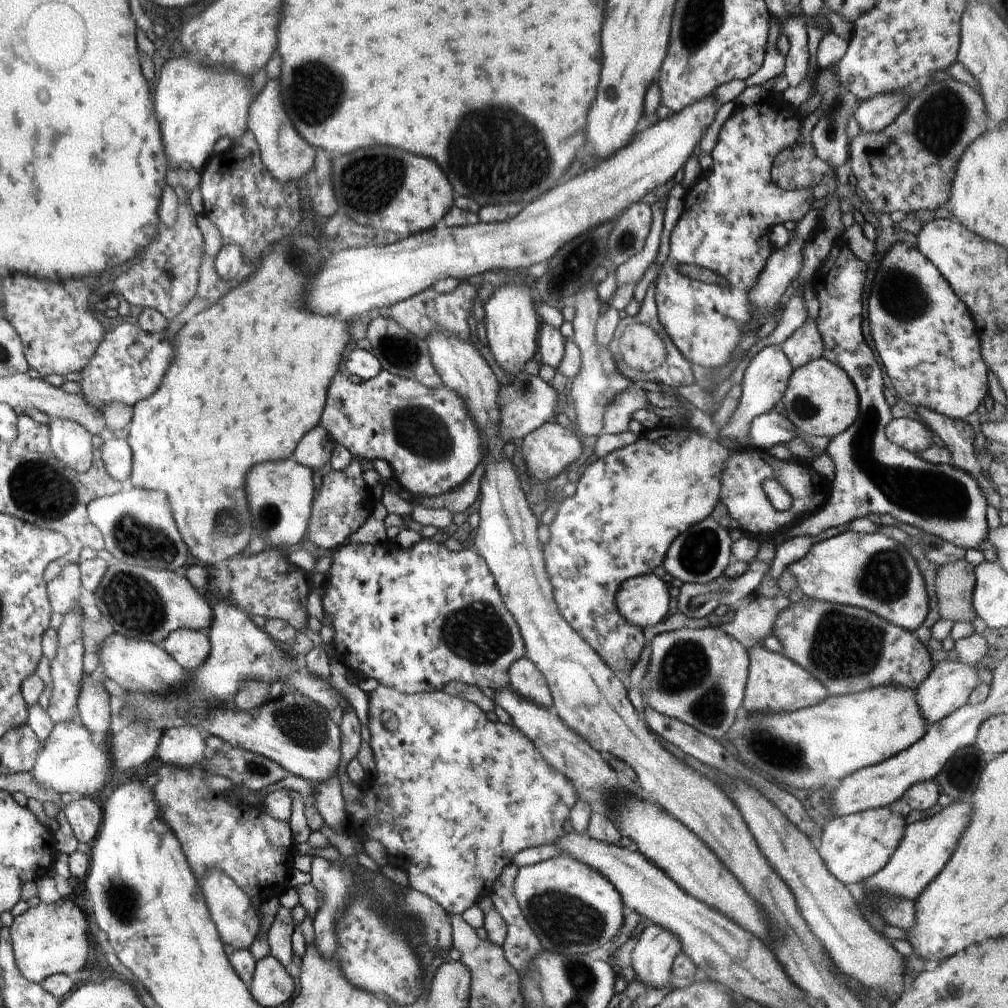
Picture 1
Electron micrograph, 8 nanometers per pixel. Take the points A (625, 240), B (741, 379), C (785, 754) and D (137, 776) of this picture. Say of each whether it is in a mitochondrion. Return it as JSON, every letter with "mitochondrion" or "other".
{"A":"mitochondrion","B":"other","C":"mitochondrion","D":"other"}

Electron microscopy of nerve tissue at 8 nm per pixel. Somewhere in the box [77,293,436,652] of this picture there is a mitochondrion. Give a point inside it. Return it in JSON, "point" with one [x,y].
{"point":[131,600]}

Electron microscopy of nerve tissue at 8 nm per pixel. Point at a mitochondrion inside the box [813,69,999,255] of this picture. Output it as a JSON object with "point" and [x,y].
{"point":[941,122]}

